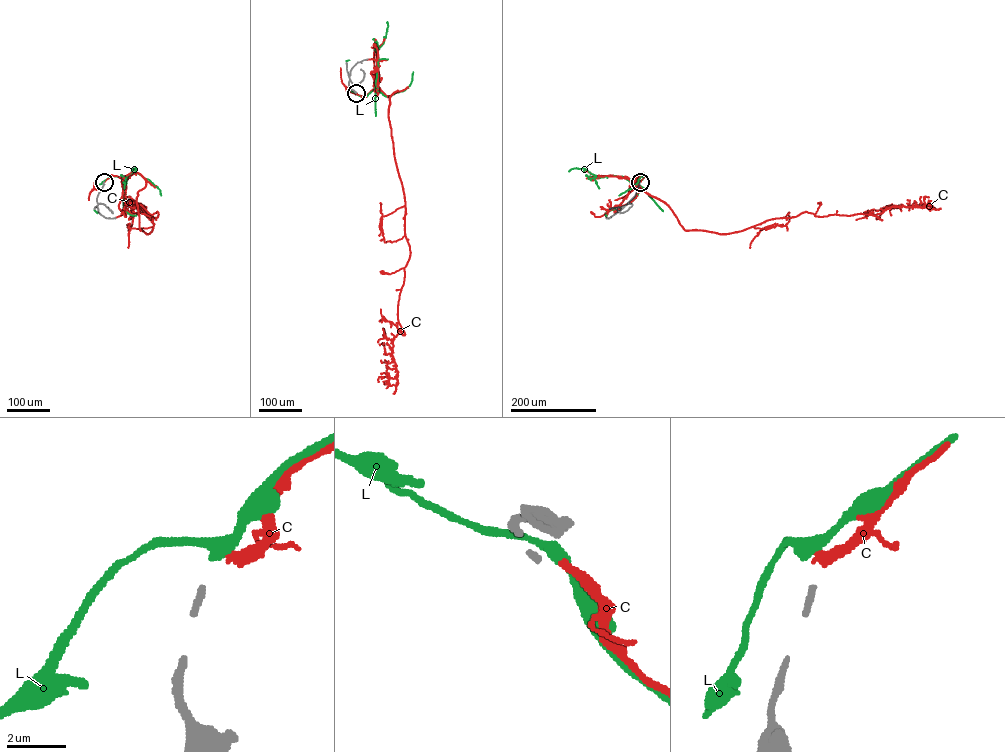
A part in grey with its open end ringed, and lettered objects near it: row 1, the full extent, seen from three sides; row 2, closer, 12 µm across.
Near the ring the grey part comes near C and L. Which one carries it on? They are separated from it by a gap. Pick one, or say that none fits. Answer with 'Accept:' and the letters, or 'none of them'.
Accept: none of them

